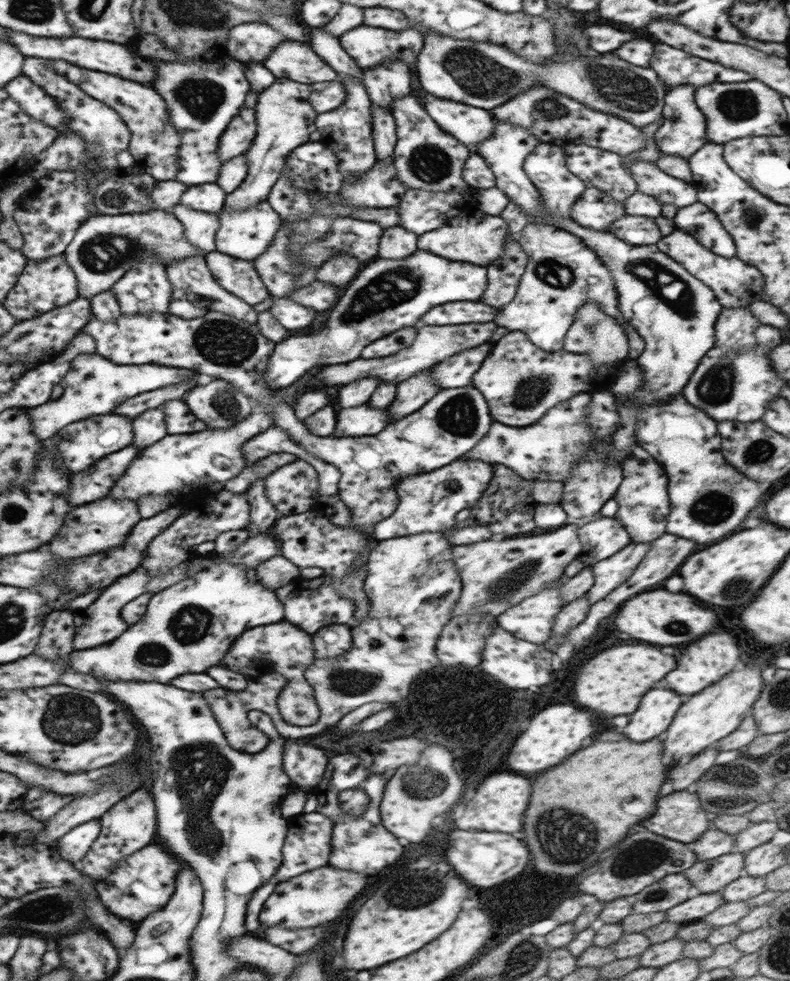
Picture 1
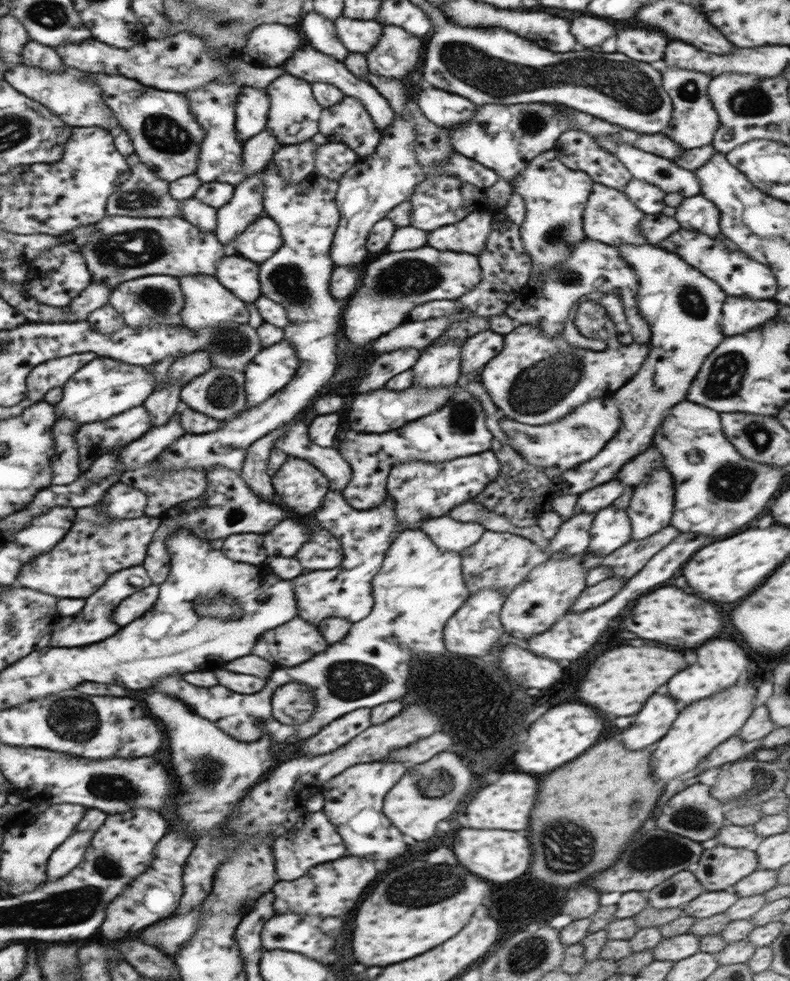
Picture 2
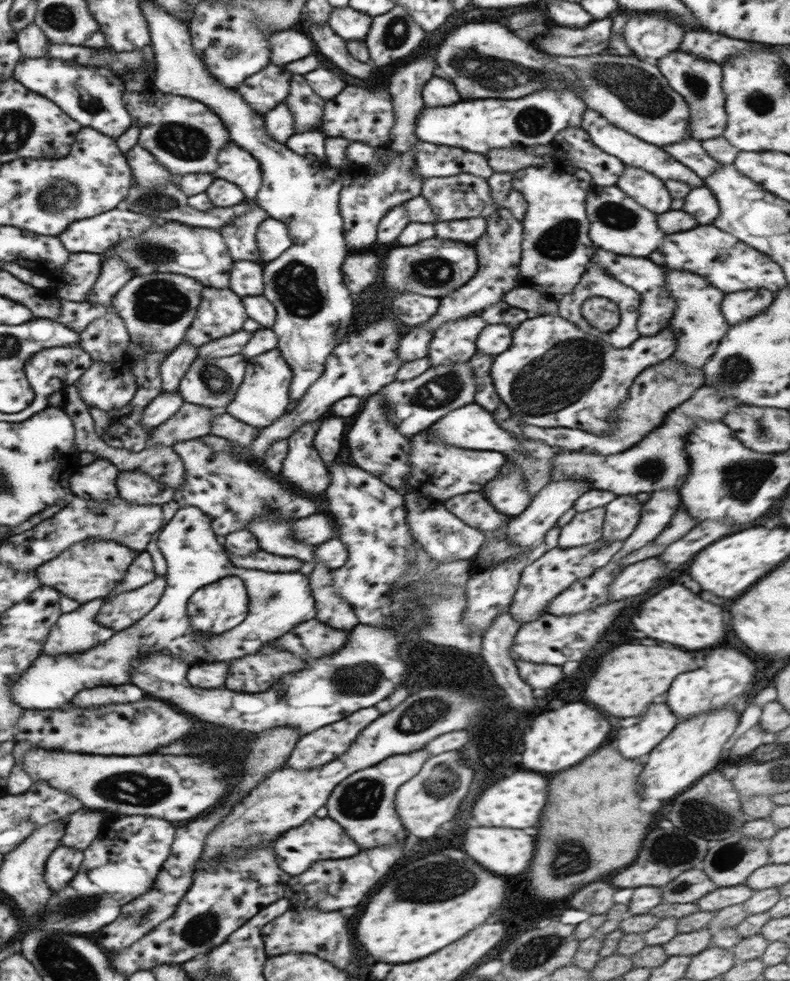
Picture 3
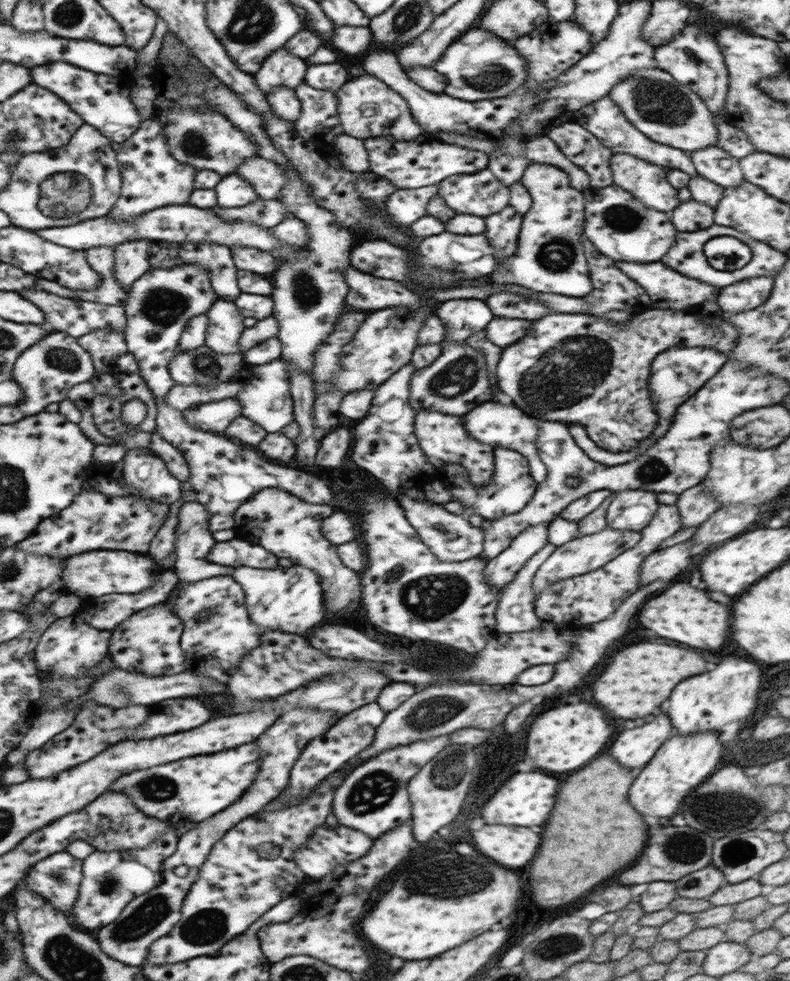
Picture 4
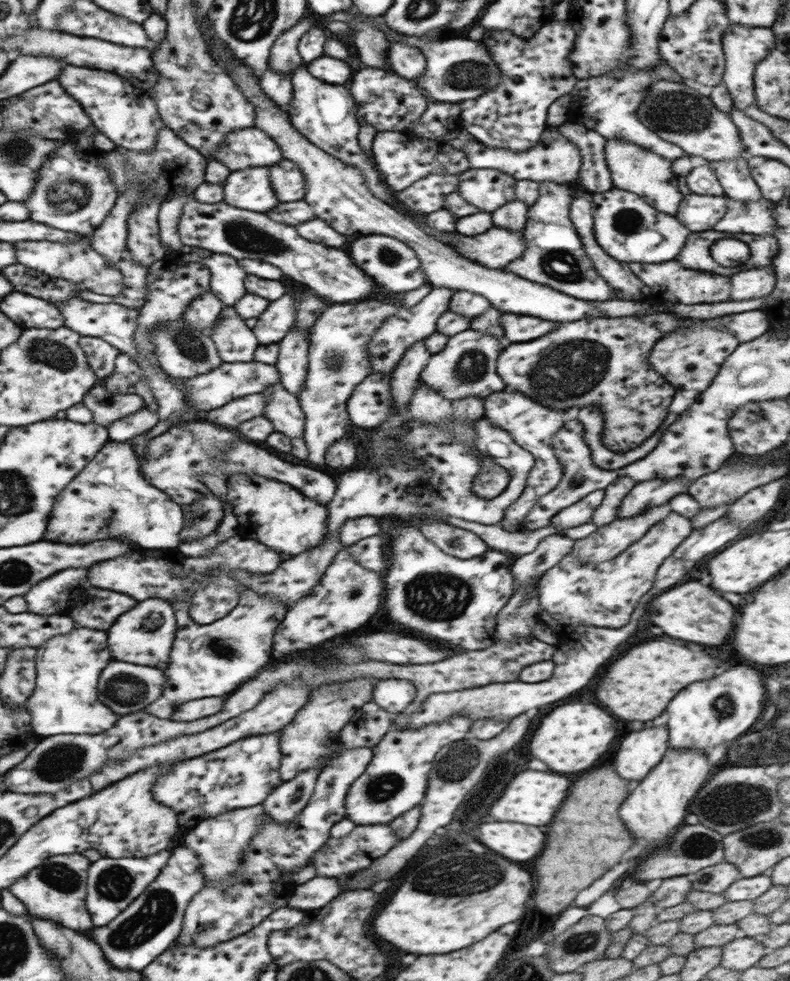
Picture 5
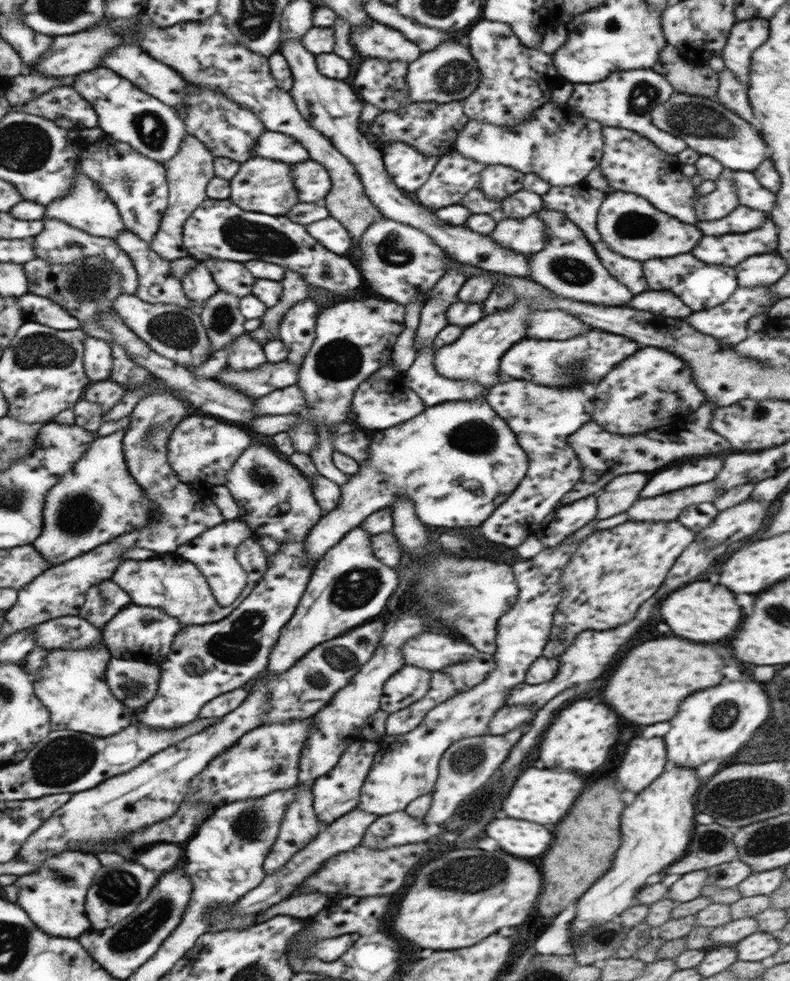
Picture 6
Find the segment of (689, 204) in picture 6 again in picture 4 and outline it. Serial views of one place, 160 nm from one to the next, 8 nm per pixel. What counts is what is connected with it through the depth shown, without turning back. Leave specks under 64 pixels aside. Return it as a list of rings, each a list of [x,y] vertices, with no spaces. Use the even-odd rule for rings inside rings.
[[[613,154],[610,157],[613,184],[633,194],[644,206],[668,212],[678,202],[678,189],[667,179],[667,170],[631,154]]]

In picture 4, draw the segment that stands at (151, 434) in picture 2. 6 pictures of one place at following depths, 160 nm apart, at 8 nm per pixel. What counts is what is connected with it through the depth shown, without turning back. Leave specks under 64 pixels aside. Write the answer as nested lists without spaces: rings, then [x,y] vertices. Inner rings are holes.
[[[234,397],[201,404],[195,410],[184,411],[184,421],[188,425],[214,435],[223,434],[230,422],[238,416],[241,416],[241,404]]]

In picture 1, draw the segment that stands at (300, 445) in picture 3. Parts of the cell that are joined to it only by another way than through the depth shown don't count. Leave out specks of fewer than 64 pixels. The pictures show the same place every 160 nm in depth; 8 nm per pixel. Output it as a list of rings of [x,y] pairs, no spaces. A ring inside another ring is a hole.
[[[305,460],[281,466],[265,479],[266,497],[272,506],[283,515],[310,511],[319,503],[320,487],[316,469]]]

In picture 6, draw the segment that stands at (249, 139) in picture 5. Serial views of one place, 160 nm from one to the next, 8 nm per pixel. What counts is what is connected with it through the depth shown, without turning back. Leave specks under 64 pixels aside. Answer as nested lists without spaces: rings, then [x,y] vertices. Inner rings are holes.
[[[268,130],[258,137],[251,151],[254,157],[268,158],[290,165],[310,159],[310,153],[294,137]]]

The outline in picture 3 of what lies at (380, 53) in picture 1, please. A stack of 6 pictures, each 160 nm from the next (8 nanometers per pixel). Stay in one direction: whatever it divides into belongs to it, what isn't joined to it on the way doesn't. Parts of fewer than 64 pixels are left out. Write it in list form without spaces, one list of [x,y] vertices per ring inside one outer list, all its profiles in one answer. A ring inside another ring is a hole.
[[[346,5],[342,8],[332,8],[327,24],[346,42],[348,40],[365,40],[372,22],[372,17]]]

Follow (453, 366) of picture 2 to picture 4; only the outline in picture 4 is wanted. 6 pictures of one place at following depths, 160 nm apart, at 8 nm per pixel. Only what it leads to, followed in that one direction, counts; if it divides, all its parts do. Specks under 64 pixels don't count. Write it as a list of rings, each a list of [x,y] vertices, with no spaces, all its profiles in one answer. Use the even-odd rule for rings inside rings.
[[[452,299],[438,305],[434,314],[442,321],[445,335],[440,342],[465,342],[474,332],[486,328],[494,318],[493,312],[482,302],[472,299]]]

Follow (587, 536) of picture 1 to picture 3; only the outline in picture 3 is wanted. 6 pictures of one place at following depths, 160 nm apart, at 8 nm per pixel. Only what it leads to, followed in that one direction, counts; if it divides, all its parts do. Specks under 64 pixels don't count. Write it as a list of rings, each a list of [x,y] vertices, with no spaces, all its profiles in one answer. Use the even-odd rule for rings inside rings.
[[[634,495],[617,496],[615,500],[605,506],[601,538],[604,540],[626,540],[634,532],[643,506],[644,504],[634,498]]]

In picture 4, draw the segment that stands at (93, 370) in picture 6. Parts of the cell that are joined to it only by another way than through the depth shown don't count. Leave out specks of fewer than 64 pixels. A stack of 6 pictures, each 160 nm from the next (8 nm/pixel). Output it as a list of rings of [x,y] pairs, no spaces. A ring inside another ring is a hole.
[[[93,330],[77,338],[77,343],[88,351],[98,372],[112,372],[117,360],[127,353],[123,330]]]

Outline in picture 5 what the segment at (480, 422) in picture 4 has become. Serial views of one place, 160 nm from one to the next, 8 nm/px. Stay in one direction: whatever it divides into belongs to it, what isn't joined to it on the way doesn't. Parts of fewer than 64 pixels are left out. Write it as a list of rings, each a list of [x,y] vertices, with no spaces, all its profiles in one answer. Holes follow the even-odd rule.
[[[502,390],[487,396],[484,401],[484,406],[484,415],[488,418],[488,421],[492,425],[496,425],[496,427],[500,427],[500,429],[506,431],[518,446],[532,453],[532,456],[535,458],[524,492],[505,510],[504,518],[499,523],[504,530],[516,532],[518,524],[526,518],[532,506],[536,506],[536,502],[562,480],[563,468],[554,454],[552,437],[555,436],[556,432],[560,431],[560,428],[568,422],[570,417],[574,416],[574,411],[570,409],[548,410],[548,408],[536,404],[534,400],[524,398],[524,394],[522,393],[507,390]]]

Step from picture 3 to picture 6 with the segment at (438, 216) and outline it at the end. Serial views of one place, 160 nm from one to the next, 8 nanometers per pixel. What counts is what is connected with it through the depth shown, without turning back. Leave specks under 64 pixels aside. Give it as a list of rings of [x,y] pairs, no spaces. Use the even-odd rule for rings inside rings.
[[[486,165],[486,168],[480,172],[480,178],[477,189],[484,193],[488,200],[504,200],[507,196],[514,194],[523,189],[524,173],[514,170],[508,166],[502,165]]]

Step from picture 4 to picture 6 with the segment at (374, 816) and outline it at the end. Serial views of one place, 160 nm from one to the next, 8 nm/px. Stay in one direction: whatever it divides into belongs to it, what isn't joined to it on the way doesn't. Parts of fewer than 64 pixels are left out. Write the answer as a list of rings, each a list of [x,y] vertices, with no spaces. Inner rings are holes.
[[[581,539],[577,542],[563,541],[513,565],[519,593],[512,608],[499,618],[495,628],[497,648],[493,655],[497,662],[496,668],[480,684],[465,693],[446,699],[446,702],[441,702],[427,712],[414,730],[400,736],[384,734],[380,740],[382,750],[379,748],[376,751],[372,766],[361,786],[357,808],[378,817],[405,810],[413,800],[433,791],[439,777],[440,759],[453,742],[488,734],[488,723],[492,715],[504,706],[507,692],[525,682],[530,664],[543,656],[544,646],[554,629],[556,607],[563,597],[563,586],[559,580],[565,564],[580,543]]]

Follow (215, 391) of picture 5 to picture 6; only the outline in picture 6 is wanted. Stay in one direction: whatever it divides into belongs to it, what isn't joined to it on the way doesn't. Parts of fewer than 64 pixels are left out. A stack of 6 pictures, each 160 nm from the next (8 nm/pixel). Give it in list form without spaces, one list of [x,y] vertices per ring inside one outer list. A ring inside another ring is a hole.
[[[288,360],[280,363],[266,362],[256,370],[242,370],[242,372],[228,367],[224,368],[222,374],[216,376],[214,380],[232,389],[238,389],[238,392],[246,397],[258,399],[274,390],[296,385],[300,367],[288,363]]]

